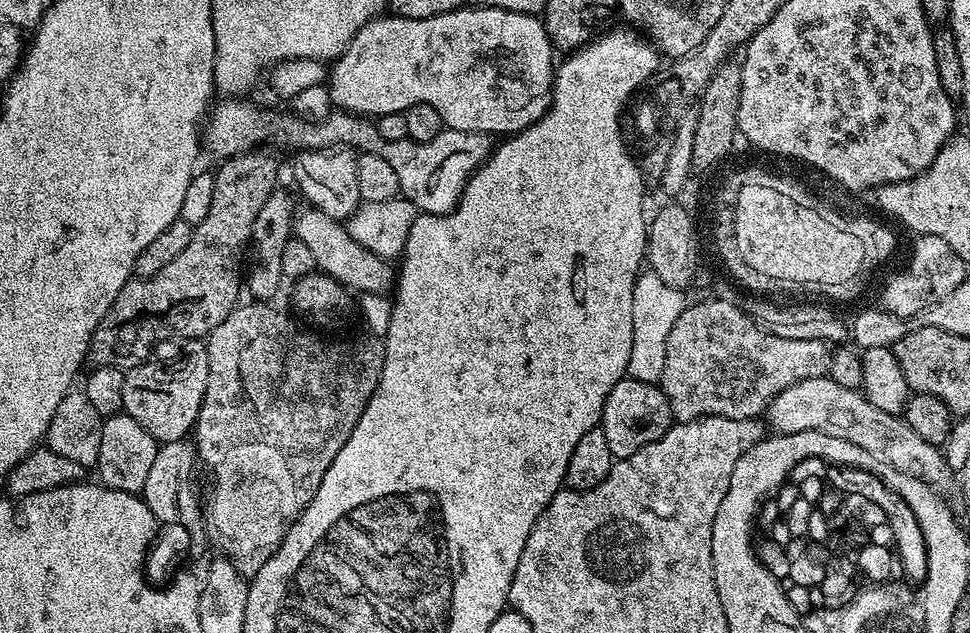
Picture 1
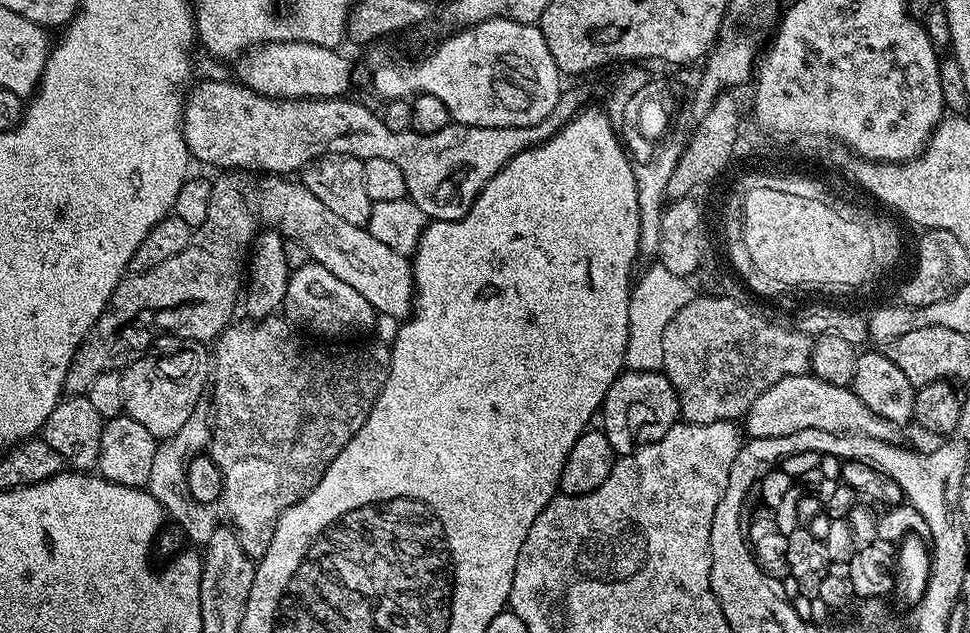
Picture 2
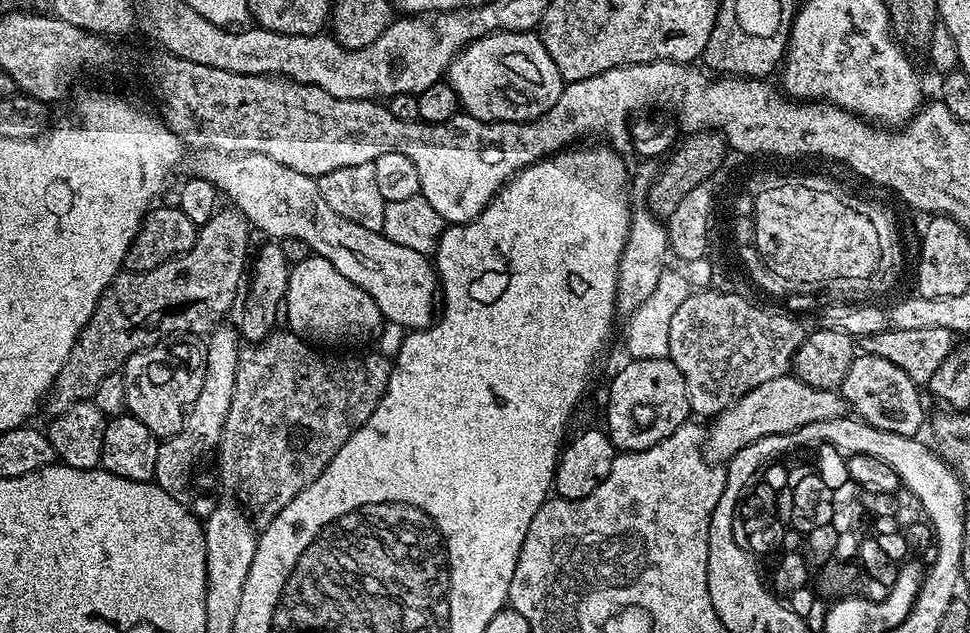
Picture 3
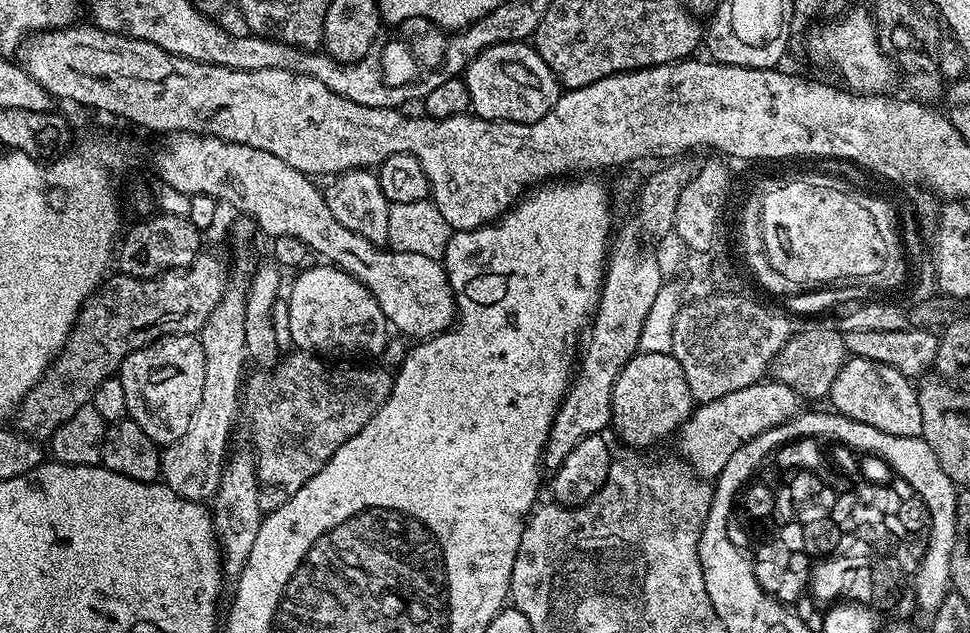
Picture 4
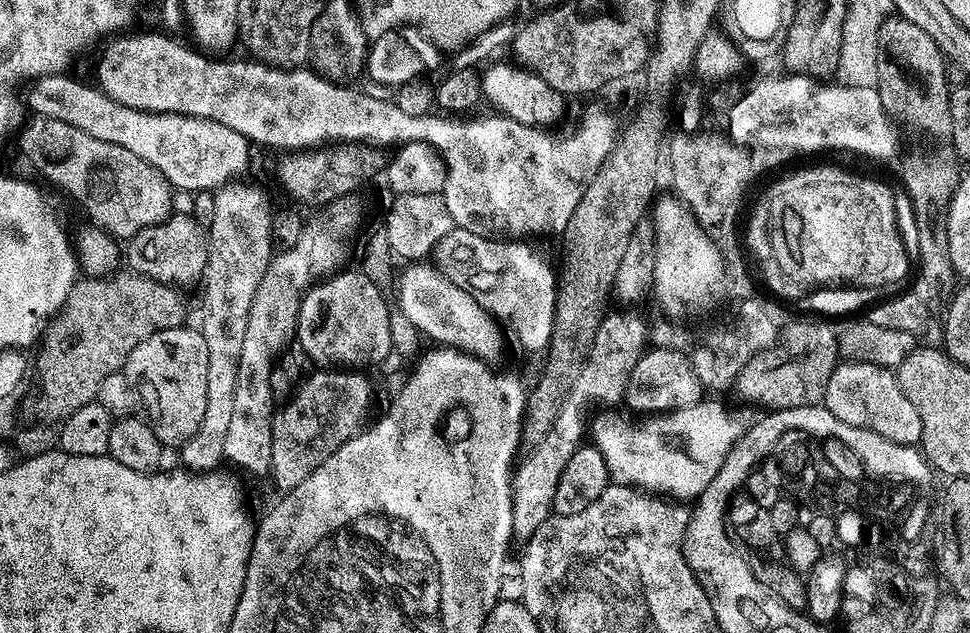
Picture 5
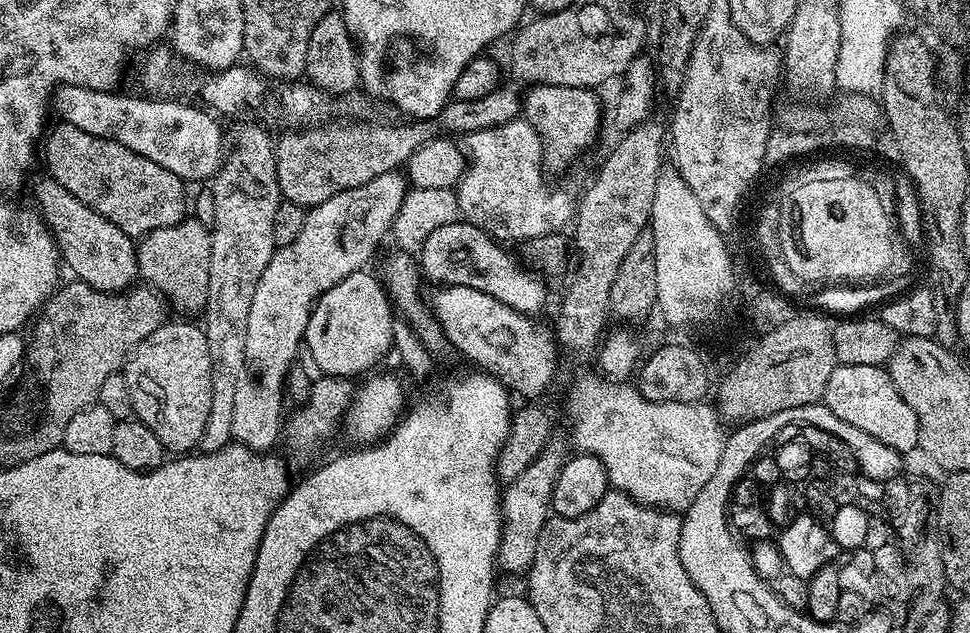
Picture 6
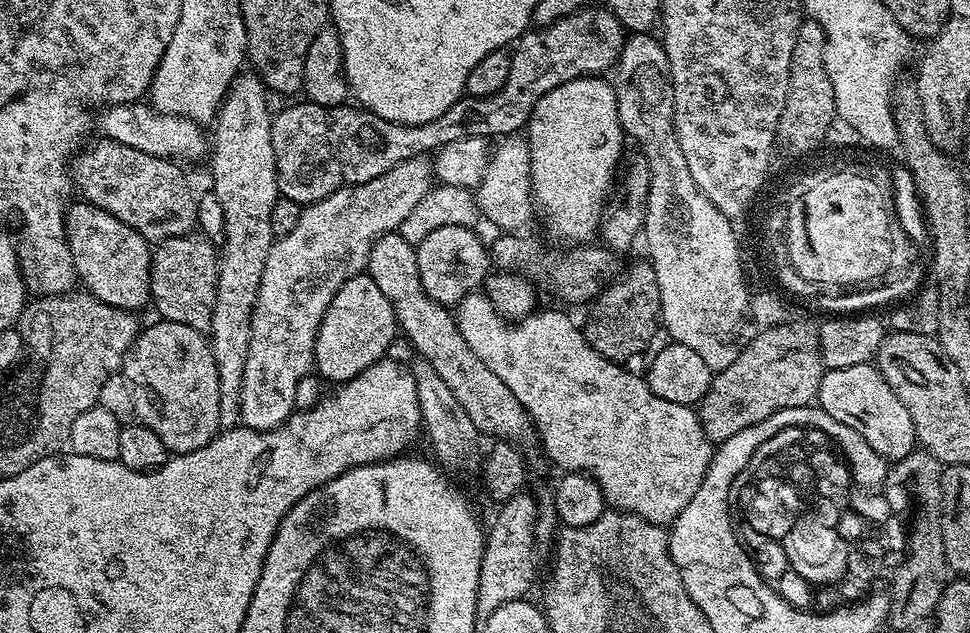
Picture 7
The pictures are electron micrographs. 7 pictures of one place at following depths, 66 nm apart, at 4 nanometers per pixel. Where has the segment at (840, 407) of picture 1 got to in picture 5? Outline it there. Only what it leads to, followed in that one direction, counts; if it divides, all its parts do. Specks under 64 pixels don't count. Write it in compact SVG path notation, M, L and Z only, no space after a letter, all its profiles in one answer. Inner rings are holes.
M720 398L708 399L673 412L649 415L645 424L635 424L624 416L616 416L605 424L593 423L590 440L606 458L609 477L617 484L655 490L668 498L700 497L706 486L714 482L714 474L722 470L726 454L754 423L751 407L727 408Z

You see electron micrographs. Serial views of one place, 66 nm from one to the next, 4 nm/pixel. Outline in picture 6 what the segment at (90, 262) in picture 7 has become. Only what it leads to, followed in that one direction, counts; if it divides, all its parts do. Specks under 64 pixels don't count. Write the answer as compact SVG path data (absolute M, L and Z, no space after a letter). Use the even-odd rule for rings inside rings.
M43 179L36 184L36 200L40 203L38 212L56 241L59 259L68 263L73 272L71 275L99 292L119 294L131 289L138 276L137 245L133 237L118 230L118 226L102 218L102 214L90 210L86 202L78 202L78 198L74 198L74 194L66 191L57 180Z

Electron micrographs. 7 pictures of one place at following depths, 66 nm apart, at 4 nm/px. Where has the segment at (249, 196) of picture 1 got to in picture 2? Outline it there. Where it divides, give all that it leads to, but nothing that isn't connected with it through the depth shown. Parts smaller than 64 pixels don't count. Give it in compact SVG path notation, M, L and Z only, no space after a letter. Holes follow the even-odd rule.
M243 175L217 176L220 177L212 180L206 222L195 229L192 243L149 272L125 275L112 291L112 301L70 362L65 393L87 393L90 382L94 382L98 374L123 370L132 361L141 359L151 349L148 347L160 328L173 324L189 336L189 341L212 342L233 323L232 311L236 308L236 295L239 297L242 292L246 257L258 232L258 216L248 205L244 180L240 177Z

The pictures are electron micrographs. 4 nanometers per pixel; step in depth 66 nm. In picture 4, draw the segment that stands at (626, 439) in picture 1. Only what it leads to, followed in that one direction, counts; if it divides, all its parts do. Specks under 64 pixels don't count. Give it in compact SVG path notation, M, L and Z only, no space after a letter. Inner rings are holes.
M639 351L616 376L612 395L612 424L636 436L632 440L636 448L648 448L652 440L660 440L672 431L673 435L693 411L694 401L686 374L671 352L650 354Z

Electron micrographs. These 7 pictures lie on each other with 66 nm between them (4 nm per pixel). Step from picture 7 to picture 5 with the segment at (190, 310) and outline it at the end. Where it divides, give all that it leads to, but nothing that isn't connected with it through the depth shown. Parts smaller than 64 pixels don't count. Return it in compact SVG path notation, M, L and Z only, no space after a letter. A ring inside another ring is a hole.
M173 214L161 224L138 230L126 244L126 264L138 276L163 284L185 286L201 279L208 270L208 237L201 221L191 214Z

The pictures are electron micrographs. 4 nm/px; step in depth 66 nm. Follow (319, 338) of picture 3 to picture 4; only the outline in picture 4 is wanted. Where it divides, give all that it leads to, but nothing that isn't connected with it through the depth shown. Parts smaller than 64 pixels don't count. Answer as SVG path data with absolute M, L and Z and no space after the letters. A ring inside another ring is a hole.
M326 262L321 265L301 269L292 284L288 296L288 332L295 343L293 345L299 351L311 352L322 358L352 358L354 354L380 353L386 346L390 326L377 299L348 272Z

